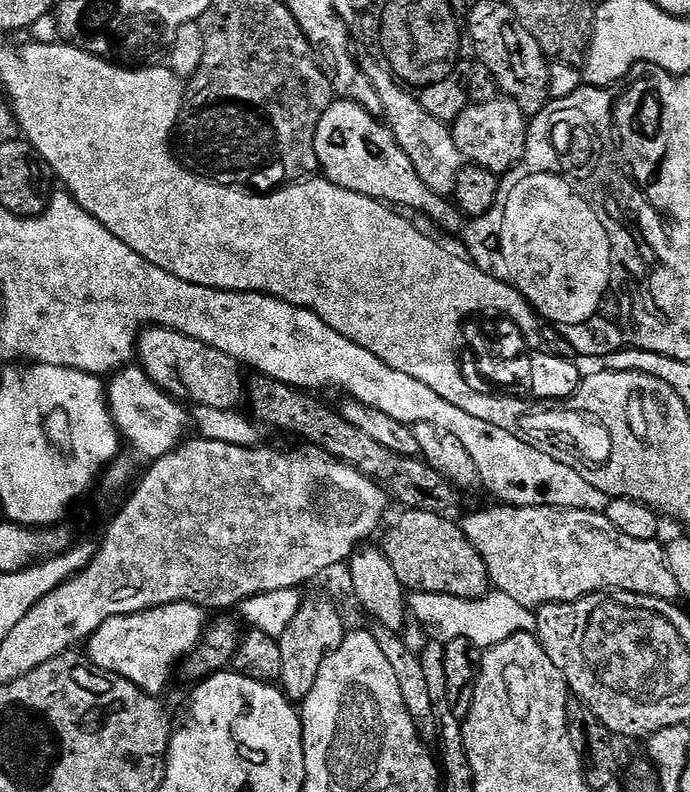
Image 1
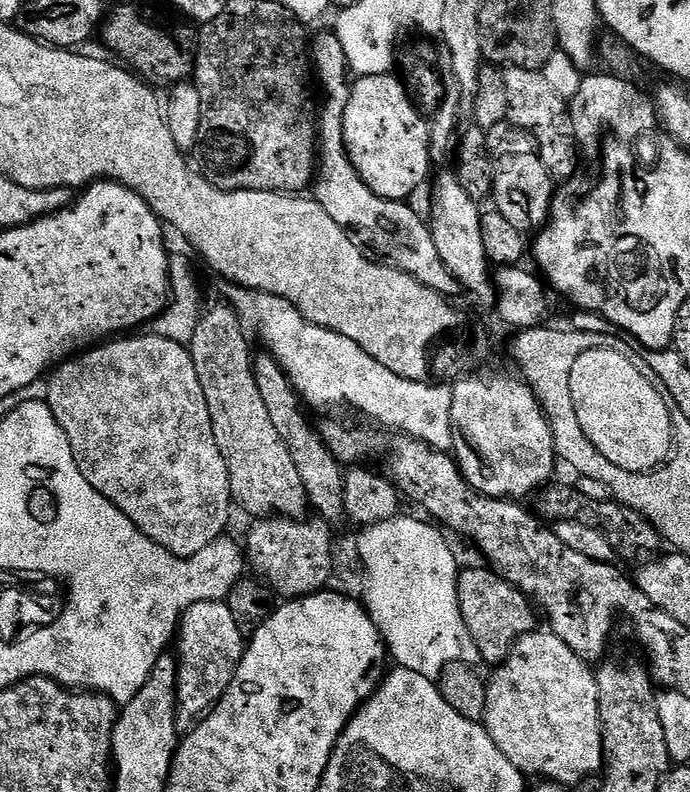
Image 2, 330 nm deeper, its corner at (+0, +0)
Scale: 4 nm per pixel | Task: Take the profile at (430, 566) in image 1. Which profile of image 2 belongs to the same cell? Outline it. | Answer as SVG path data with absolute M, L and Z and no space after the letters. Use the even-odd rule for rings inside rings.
M465 567L461 571L460 579L456 583L460 609L466 626L478 646L481 661L485 665L488 663L492 664L491 666L499 666L507 659L508 653L520 638L537 627L537 613L523 592L497 576L491 567L483 567Z

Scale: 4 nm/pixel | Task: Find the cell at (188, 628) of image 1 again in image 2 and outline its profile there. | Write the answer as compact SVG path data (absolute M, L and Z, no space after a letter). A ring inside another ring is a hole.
M215 600L198 602L184 612L178 629L178 644L179 640L180 682L176 688L176 727L181 733L187 734L203 722L232 685L244 657L246 636L240 631L238 622L234 622L234 614L227 603Z

